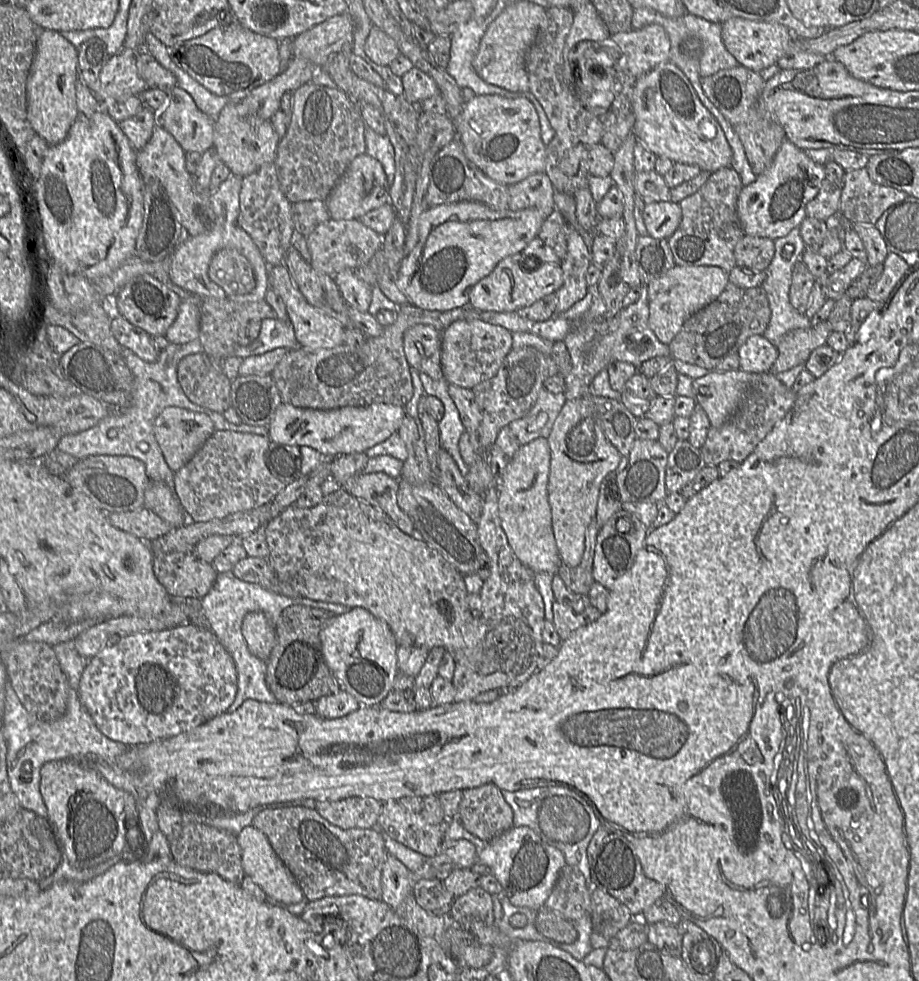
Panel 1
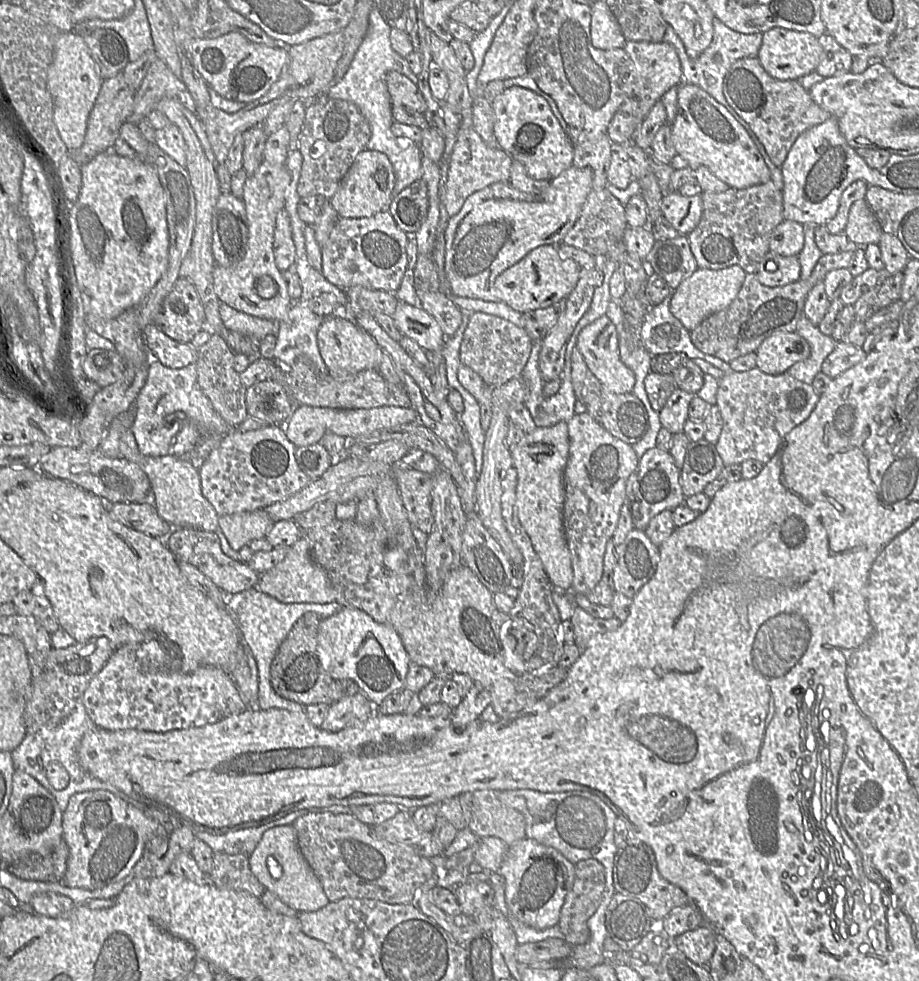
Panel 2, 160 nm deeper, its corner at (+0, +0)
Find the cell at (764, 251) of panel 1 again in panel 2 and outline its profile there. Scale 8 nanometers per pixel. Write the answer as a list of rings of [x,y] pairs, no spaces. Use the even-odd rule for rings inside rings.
[[[784,220],[772,232],[770,252],[782,256],[797,256],[805,242],[804,224],[794,220]]]

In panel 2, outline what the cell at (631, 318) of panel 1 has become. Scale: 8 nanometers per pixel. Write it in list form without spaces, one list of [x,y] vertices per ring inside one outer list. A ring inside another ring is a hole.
[[[670,295],[657,305],[647,309],[644,318],[639,326],[638,335],[644,348],[652,355],[662,355],[668,353],[684,353],[689,359],[701,359],[709,362],[713,366],[714,363],[708,360],[709,354],[701,352],[691,341],[690,332],[682,323],[671,313]]]

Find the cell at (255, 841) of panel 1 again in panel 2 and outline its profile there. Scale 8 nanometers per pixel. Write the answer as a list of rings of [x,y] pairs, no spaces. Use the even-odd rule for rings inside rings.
[[[292,824],[276,826],[265,831],[255,850],[249,855],[249,866],[267,890],[299,913],[319,910],[330,902],[319,878],[299,850]]]

